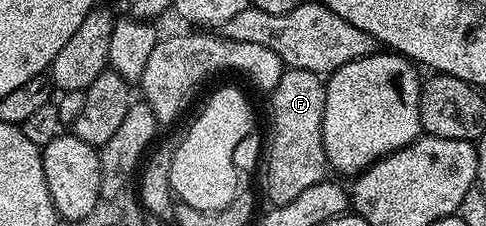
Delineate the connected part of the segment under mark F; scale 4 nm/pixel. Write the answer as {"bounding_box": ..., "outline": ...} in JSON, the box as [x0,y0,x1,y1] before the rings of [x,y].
{"bounding_box":[263,68,329,206],"outline":[[[284,68],[275,89],[270,90],[271,130],[267,133],[267,150],[263,153],[263,181],[272,206],[284,205],[313,183],[328,176],[329,166],[321,125],[325,119],[324,78],[318,73]]]}

